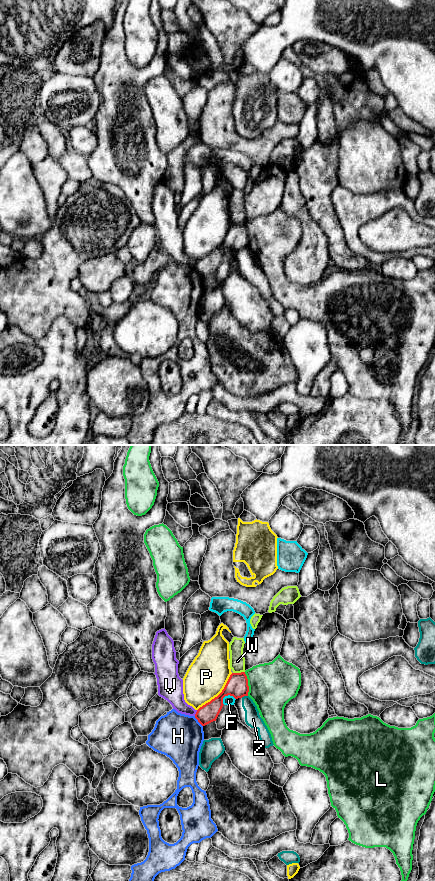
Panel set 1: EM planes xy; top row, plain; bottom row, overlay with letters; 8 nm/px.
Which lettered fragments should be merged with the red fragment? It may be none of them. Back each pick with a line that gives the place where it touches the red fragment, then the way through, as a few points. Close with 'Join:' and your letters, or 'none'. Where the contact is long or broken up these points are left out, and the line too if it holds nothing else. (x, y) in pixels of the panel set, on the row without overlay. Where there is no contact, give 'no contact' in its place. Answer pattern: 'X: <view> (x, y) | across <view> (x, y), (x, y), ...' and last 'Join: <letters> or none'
Join: none

